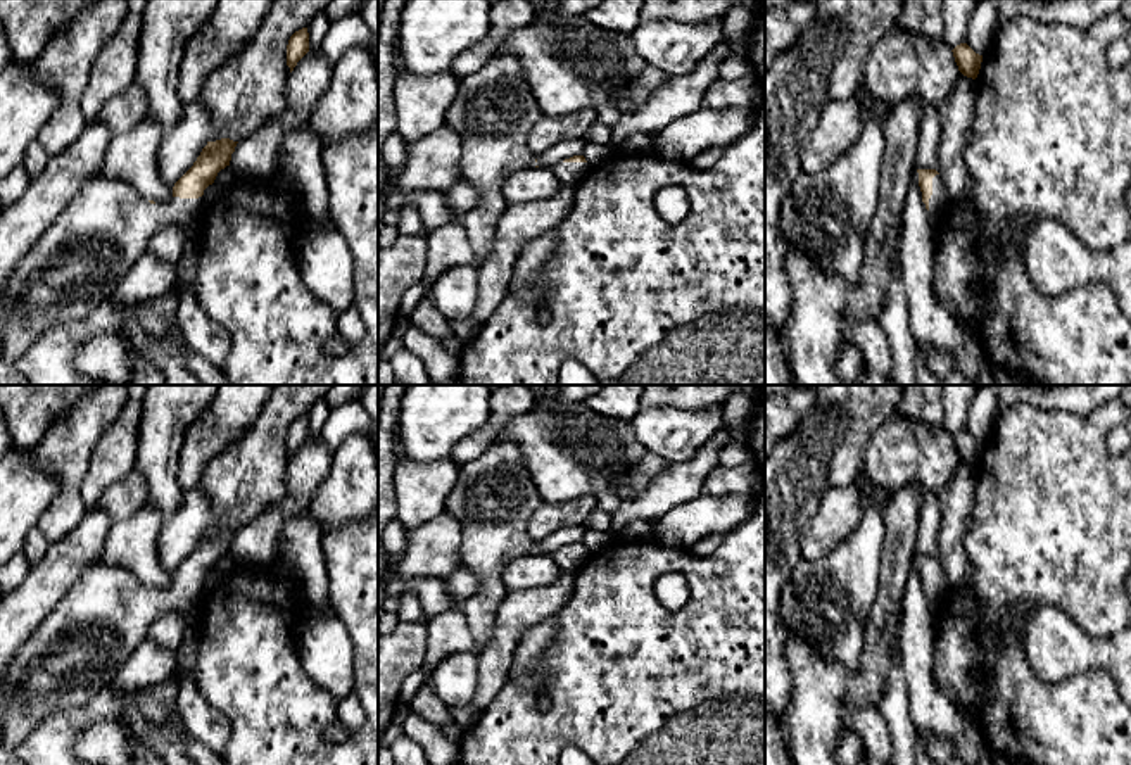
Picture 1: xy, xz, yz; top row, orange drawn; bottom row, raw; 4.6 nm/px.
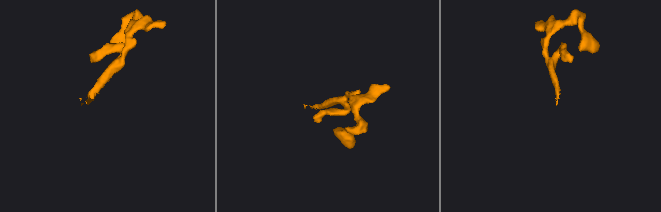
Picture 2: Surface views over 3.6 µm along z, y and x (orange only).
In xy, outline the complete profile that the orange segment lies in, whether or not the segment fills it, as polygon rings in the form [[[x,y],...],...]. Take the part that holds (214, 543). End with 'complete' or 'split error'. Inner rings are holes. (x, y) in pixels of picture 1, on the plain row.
[[[230,525],[207,528],[193,553],[174,570],[167,589],[148,587],[123,566],[93,561],[21,646],[2,677],[0,743],[16,751],[43,717],[83,706],[107,687],[147,637],[154,620],[167,611],[181,613],[200,597],[204,577],[230,553],[237,530]]] | split error

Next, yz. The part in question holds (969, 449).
[[[967,430],[957,432],[951,439],[958,458],[967,465],[976,466],[981,456],[983,442],[976,440]]] | complete

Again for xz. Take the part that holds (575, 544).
[[[573,542],[551,553],[549,556],[563,572],[568,572],[578,570],[591,558],[591,554],[592,553],[584,542]]] | split error

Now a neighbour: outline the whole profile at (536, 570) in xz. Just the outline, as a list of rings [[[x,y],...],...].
[[[530,554],[515,560],[502,572],[506,592],[525,591],[553,584],[563,570],[551,560],[549,554]]]

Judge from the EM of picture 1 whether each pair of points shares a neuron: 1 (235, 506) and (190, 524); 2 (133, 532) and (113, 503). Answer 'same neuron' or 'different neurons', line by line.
1: different neurons
2: different neurons

